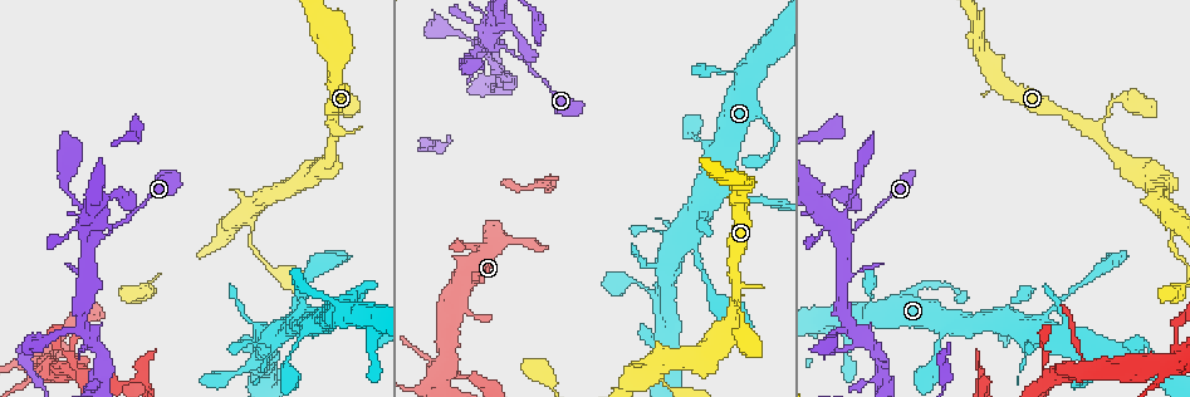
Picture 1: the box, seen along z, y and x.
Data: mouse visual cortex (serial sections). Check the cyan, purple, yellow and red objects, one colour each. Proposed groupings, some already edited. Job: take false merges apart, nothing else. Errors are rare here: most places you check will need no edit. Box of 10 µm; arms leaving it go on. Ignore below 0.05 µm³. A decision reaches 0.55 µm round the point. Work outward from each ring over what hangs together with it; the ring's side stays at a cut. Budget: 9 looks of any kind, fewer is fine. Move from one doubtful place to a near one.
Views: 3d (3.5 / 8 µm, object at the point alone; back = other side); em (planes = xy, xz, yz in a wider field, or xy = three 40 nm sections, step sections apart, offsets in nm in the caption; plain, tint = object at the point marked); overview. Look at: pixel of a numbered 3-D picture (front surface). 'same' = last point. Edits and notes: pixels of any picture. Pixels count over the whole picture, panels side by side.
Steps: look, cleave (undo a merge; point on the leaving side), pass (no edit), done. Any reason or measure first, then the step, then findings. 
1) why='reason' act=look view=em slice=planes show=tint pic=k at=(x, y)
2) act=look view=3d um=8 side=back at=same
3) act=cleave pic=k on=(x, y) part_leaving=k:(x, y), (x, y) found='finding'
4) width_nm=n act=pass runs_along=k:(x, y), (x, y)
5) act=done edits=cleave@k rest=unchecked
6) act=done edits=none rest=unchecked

why='thick turns thin' act=look view=3d um=3.5 pic=1 at=(765, 199)

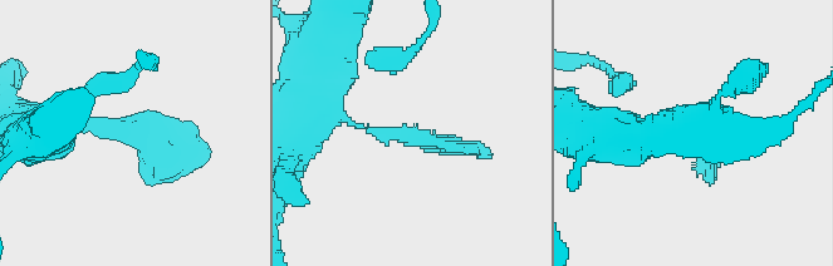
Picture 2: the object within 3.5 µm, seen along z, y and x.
act=look view=em slice=xy step=3 show=tint pic=2 at=(408, 133)

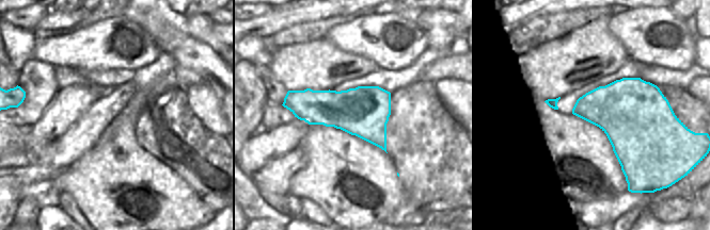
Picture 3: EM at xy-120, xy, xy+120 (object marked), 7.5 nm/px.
width_nm=380 act=pass runs_along=2:(30, 131), (150, 131), (185, 173) found='all the same cell'

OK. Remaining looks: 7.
why='four or more arms meet' act=look view=3d um=3.5 pic=1 at=(96, 236)

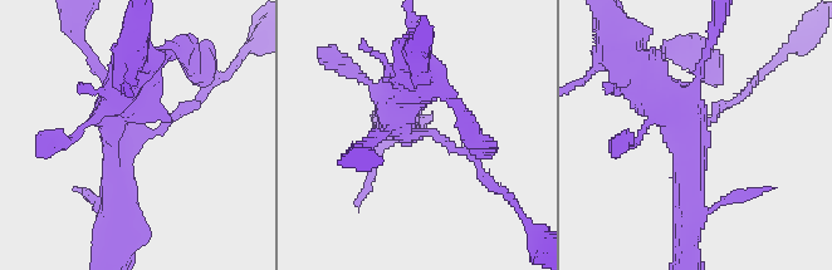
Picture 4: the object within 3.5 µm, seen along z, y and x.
why='need the tissue' act=look view=em slice=planes show=tint pic=4 at=(138, 134)

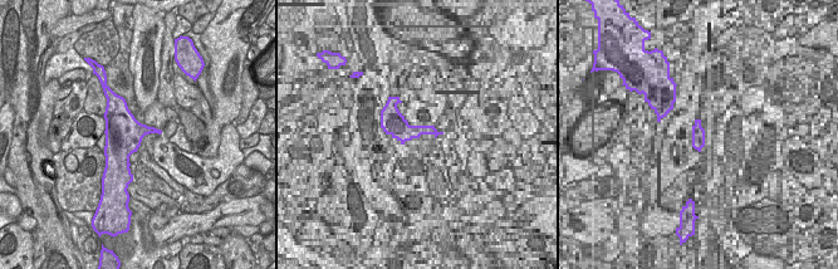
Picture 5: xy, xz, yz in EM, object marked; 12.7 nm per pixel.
act=pass runs_along=4:(200, 101), (114, 158), (120, 212) found='one cell here'

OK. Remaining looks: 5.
why='sharp bend' act=look view=3d um=3.5 pic=1 at=(848, 323)

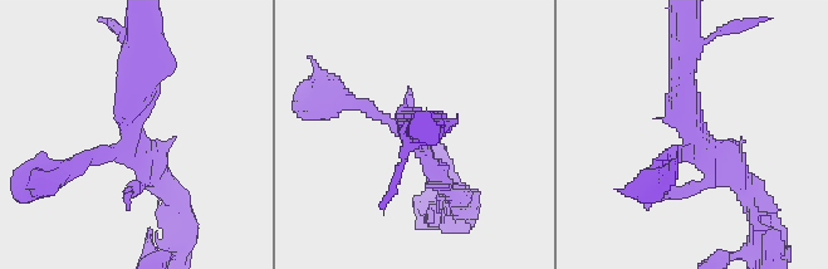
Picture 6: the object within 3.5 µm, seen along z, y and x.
act=look view=em slice=xy step=2 show=tint pic=6 at=(699, 134)

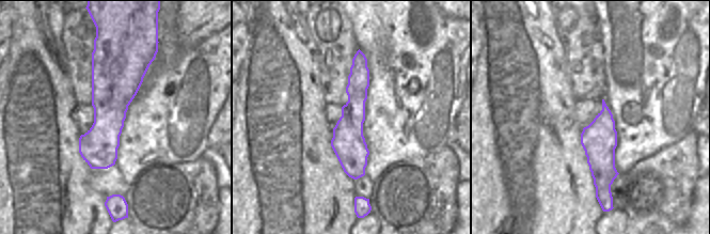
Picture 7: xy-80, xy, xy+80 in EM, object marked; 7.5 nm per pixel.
act=pass runs_along=6:(682, 59), (690, 128), (744, 190) found='one cell here'

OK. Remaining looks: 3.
why='four or more arms meet' act=look view=3d um=3.5 pic=1 at=(1172, 361)

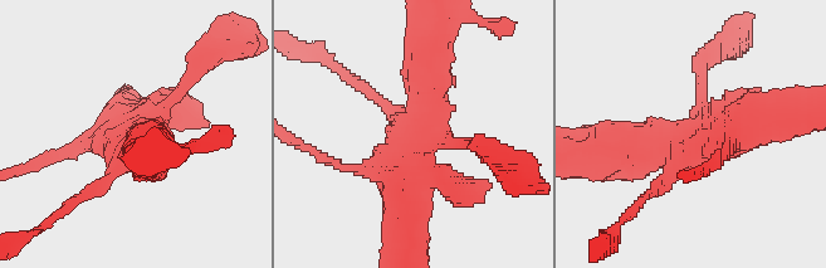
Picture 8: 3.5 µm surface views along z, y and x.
why='shape alone is not enough' act=look view=em slice=xy step=3 show=tint pic=8 at=(415, 133)

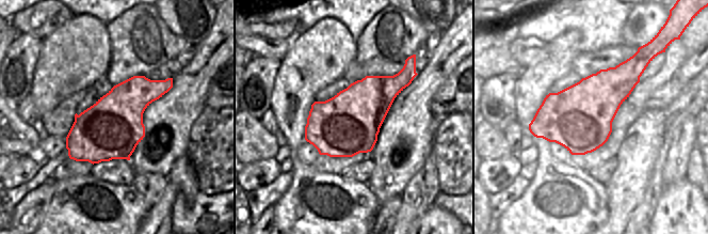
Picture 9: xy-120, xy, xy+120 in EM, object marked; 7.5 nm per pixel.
width_nm=460 act=pass runs_along=8:(610, 149), (684, 149), (703, 74) found='continuous, no second cell'

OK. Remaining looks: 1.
act=done edits=none rest=unchecked

